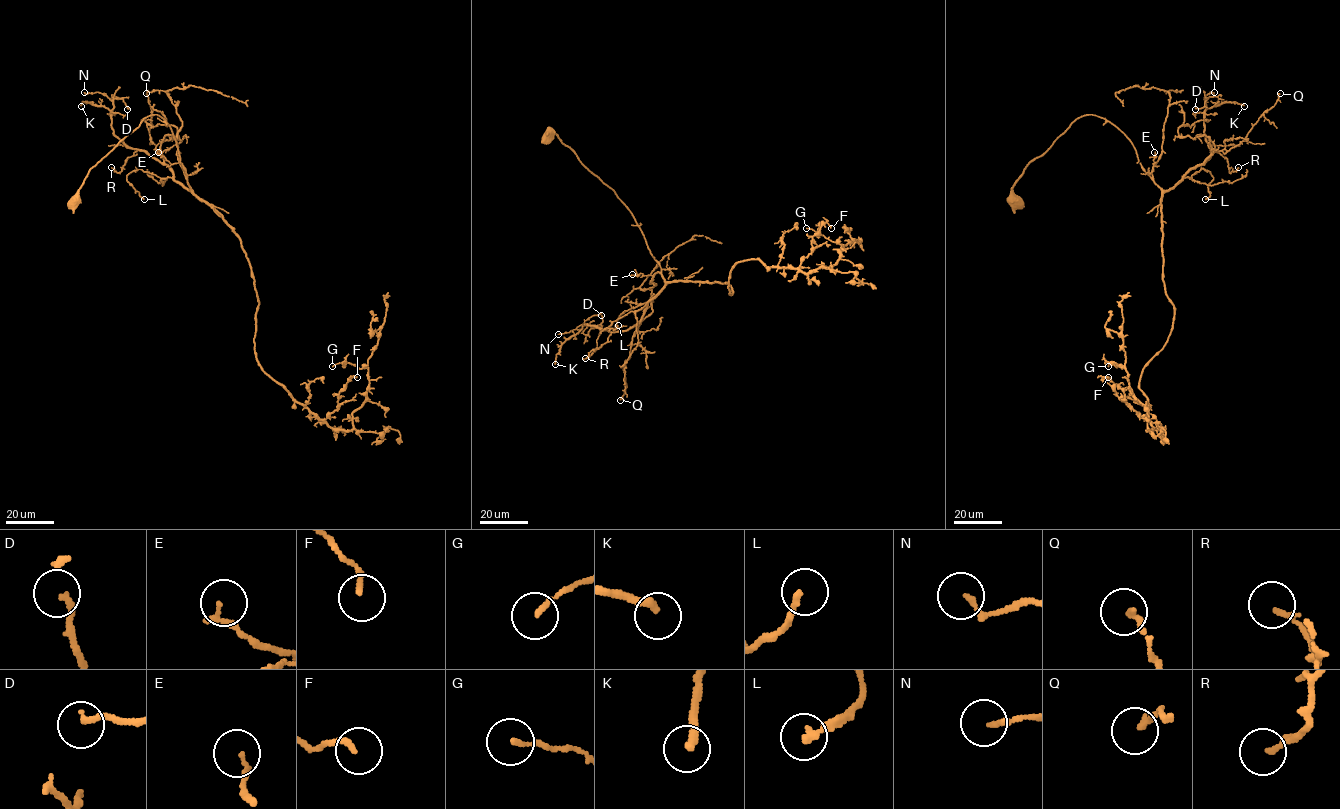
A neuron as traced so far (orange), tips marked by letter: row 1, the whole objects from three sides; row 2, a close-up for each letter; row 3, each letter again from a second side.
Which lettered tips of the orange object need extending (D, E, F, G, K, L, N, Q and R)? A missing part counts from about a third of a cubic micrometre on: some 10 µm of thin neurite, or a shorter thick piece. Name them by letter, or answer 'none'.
none

